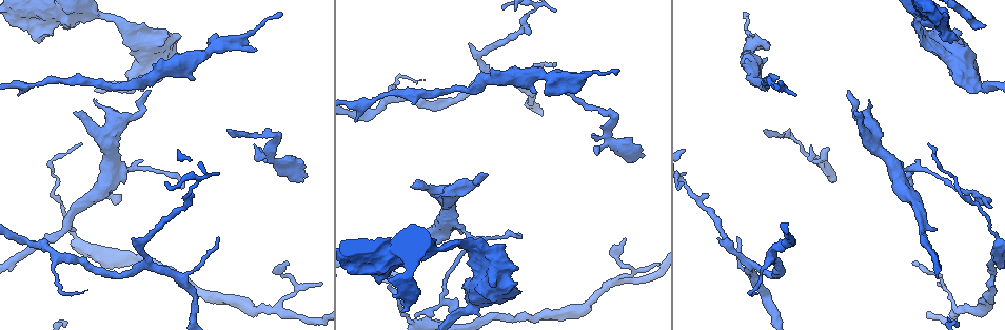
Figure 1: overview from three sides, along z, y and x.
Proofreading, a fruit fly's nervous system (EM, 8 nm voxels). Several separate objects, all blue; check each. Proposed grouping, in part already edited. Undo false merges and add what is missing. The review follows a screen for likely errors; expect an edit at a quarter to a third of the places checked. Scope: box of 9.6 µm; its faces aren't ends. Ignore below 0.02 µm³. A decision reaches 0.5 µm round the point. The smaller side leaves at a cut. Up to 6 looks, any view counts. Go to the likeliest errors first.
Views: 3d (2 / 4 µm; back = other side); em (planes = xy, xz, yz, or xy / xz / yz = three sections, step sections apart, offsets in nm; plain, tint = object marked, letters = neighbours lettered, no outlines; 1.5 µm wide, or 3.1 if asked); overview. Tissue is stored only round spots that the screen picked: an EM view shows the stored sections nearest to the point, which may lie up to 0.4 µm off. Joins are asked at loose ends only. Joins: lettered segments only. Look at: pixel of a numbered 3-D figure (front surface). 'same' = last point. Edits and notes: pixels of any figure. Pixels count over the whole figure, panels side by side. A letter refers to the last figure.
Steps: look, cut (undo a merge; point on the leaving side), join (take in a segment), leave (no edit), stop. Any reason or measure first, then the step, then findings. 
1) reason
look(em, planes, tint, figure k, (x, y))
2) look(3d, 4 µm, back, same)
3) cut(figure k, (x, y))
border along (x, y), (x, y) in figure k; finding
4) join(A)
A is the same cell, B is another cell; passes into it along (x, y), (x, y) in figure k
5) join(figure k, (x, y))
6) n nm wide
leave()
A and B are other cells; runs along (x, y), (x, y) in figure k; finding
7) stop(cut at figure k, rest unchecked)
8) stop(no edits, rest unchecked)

look(em, xz, step 8, tint, figure 1, (257, 50))

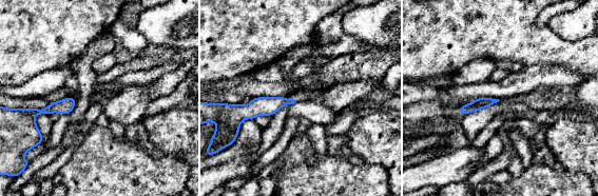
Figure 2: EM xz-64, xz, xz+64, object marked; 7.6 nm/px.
look(em, planes, letters, same)

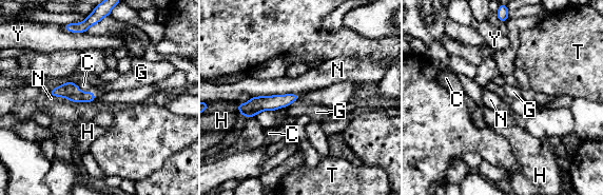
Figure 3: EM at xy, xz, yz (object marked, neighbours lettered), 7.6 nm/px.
leave()
C, G, H, N, T and Y are other cells; border along (296, 93), (251, 97) in figure 3; no lettered segment goes on from it

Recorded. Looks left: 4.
tapers out
look(3d, 2 µm, figure 1, (230, 129))

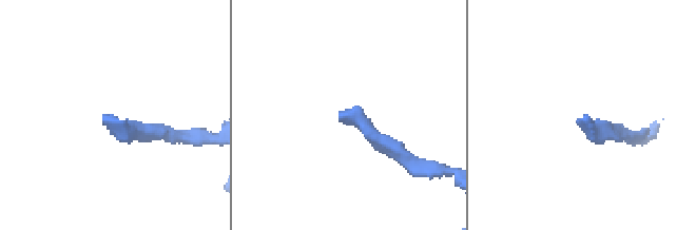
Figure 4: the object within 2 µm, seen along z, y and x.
look(em, planes, plain, figure 4, (347, 113))

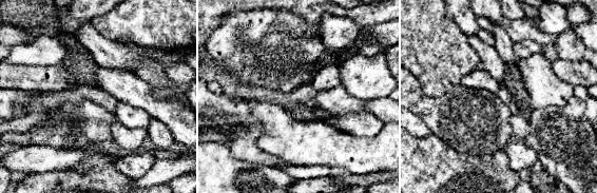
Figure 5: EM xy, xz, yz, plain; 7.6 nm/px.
look(em, planes, letters, same)

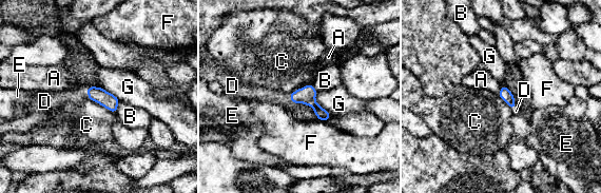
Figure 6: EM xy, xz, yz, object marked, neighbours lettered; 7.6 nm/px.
90 nm wide
join(D)
D is the same cell, A, B, C, E, F and G are other cells; passes into it along (98, 95), (88, 92), (56, 99) in figure 6; it goes on there

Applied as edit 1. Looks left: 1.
free end
look(em, planes, letters, figure 1, (642, 156))

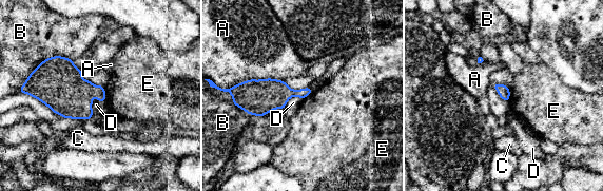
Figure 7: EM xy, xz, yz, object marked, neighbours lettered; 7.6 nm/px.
leave()
A, B, C, D and E are other cells; border along (95, 96), (92, 98), (91, 118) in figure 7; no lettered segment goes on from it

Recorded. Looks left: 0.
stop(join at figure 6, rest unchecked)

